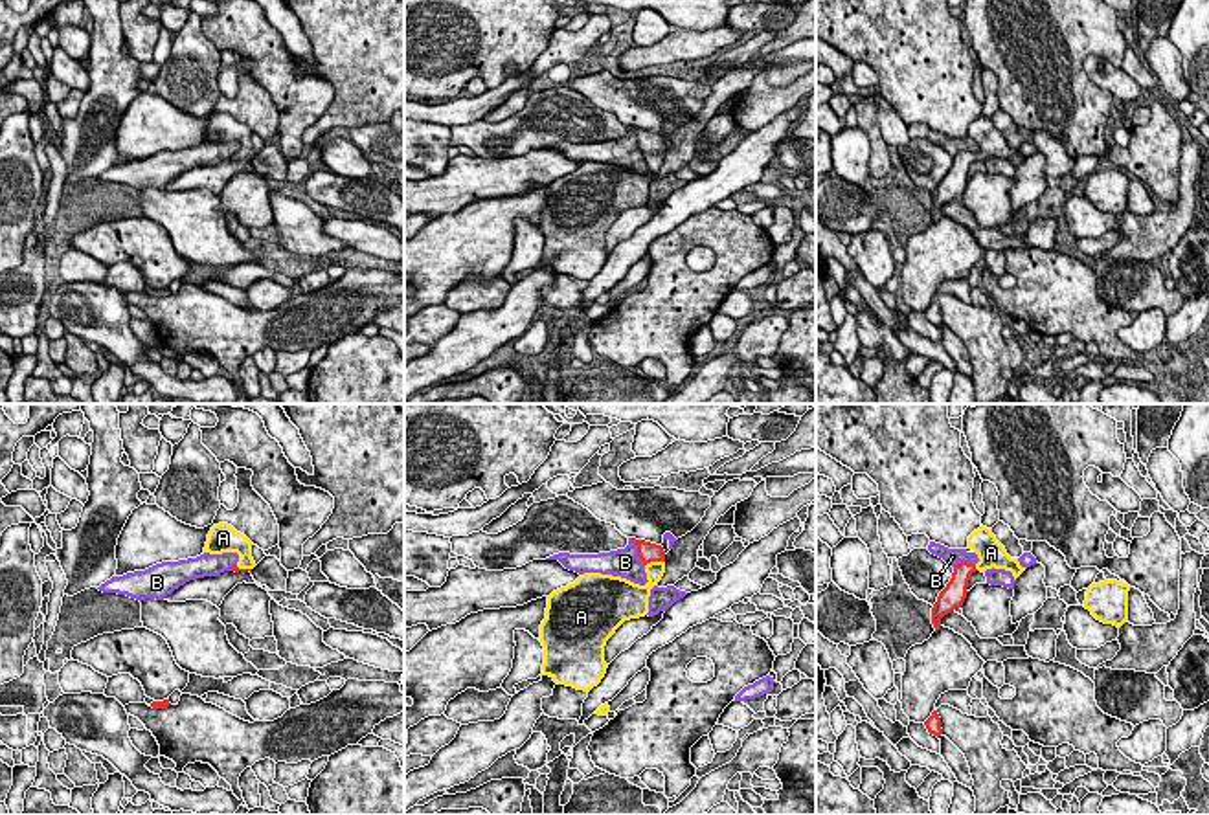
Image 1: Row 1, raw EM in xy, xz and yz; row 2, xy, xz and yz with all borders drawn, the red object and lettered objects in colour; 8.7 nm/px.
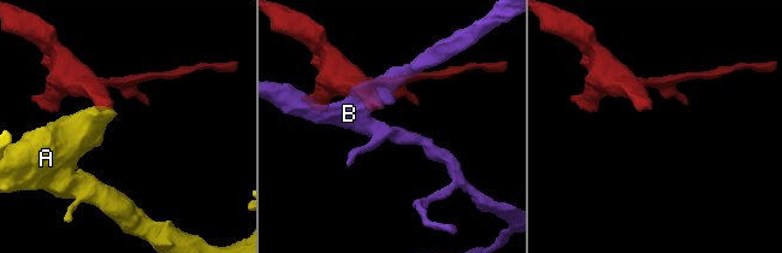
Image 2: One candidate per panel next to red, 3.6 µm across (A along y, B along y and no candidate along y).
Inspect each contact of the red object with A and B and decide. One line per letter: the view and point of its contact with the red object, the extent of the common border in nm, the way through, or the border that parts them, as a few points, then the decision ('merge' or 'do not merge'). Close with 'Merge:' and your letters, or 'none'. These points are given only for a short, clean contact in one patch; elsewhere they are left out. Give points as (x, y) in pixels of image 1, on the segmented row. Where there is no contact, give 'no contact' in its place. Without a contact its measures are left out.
A: contact xz (655, 560); length 180 nm; way xz (647, 551), (655, 560), (655, 569); merge
B: contact xz (638, 553); length 280 nm; border xz (629, 538), (636, 546), (636, 555), (644, 566); do not merge
Merge: A

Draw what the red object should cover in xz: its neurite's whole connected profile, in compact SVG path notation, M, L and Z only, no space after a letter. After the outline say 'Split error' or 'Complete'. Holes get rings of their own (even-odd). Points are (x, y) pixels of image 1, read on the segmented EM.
M628 540L638 545L645 565L645 586L621 576L584 573L548 597L546 619L540 624L542 675L549 675L557 685L584 692L597 687L608 668L606 641L625 620L649 613L650 589L665 573L665 551L645 540Z. Split error

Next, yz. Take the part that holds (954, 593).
M983 525L968 536L968 549L977 554L979 562L976 565L959 562L954 567L950 582L939 593L937 602L932 608L932 624L935 630L941 626L941 619L944 615L963 606L972 573L985 573L987 569L994 567L1011 571L1016 580L1025 571L1025 567L1020 565L1018 558L1011 558L1007 554L1005 547L992 534L992 529L987 529Z. Split error

